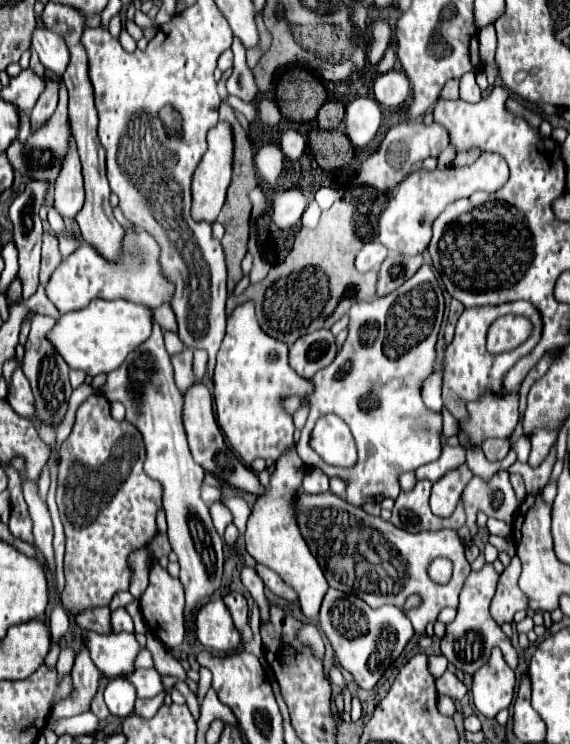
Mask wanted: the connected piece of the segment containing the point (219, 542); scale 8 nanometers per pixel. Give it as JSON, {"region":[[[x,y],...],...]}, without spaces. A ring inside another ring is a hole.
{"region":[[[154,321],[150,339],[142,343],[126,361],[108,375],[106,399],[120,401],[126,407],[126,421],[136,425],[146,443],[146,463],[144,471],[148,477],[164,485],[164,509],[168,519],[168,539],[172,551],[178,555],[180,563],[180,583],[186,591],[186,643],[196,643],[194,611],[198,603],[220,589],[222,567],[224,567],[224,539],[216,533],[208,507],[200,499],[200,485],[204,479],[204,469],[194,463],[184,425],[182,425],[182,393],[174,383],[170,355],[164,347],[162,329]]]}

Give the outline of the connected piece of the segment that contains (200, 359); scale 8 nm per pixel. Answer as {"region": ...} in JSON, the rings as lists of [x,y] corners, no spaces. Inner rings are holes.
{"region":[[[202,349],[194,351],[194,365],[192,365],[192,369],[194,369],[194,375],[196,375],[198,381],[202,381],[204,373],[206,373],[206,359],[208,359],[206,351],[202,351]]]}

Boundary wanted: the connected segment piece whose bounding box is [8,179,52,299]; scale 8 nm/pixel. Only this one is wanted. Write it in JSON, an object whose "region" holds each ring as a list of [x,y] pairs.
{"region":[[[28,181],[26,183],[26,189],[12,201],[10,205],[10,221],[14,225],[12,229],[12,239],[16,241],[16,247],[18,247],[18,261],[20,261],[20,269],[18,269],[18,275],[22,279],[22,285],[24,285],[24,299],[32,297],[38,289],[38,267],[40,267],[40,245],[42,245],[42,219],[40,219],[40,207],[44,205],[46,197],[48,197],[48,191],[50,191],[50,185],[52,181]]]}

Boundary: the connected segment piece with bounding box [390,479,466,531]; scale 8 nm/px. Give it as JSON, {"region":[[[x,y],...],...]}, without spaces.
{"region":[[[428,479],[418,481],[412,491],[402,491],[392,509],[392,523],[406,531],[438,531],[438,529],[459,529],[466,522],[462,499],[449,518],[436,517],[430,511],[428,497],[432,483]]]}

